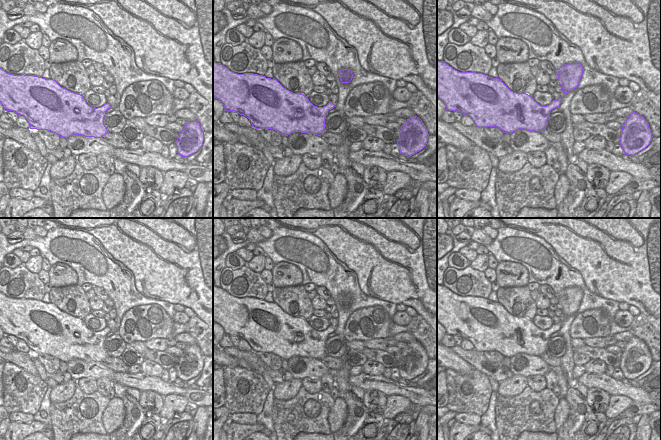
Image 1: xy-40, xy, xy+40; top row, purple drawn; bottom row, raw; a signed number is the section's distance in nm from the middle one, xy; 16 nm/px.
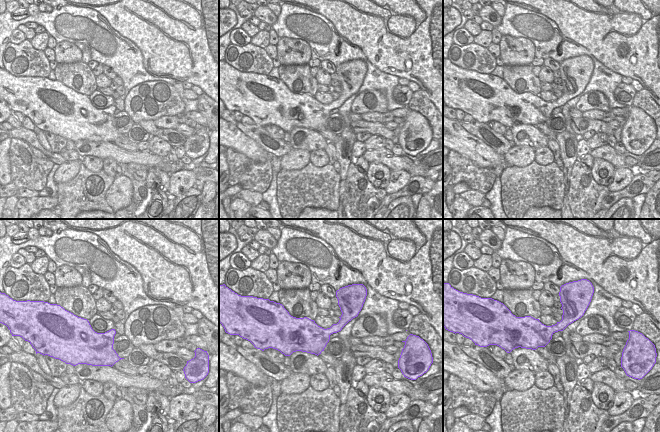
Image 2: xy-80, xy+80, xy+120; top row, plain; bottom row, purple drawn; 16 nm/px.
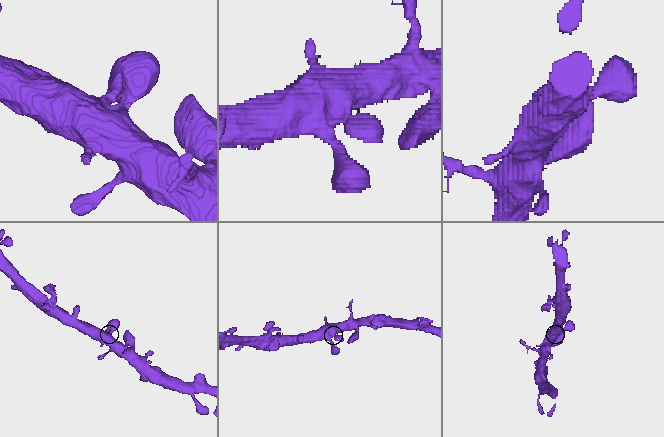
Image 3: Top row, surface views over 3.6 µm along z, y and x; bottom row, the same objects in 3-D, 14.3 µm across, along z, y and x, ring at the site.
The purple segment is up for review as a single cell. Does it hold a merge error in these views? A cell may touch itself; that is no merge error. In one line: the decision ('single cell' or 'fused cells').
single cell

